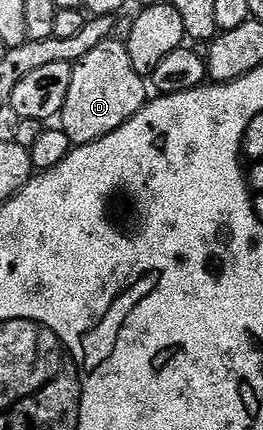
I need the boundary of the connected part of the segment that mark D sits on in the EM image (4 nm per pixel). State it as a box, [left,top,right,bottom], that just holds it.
[60,37,148,145]

